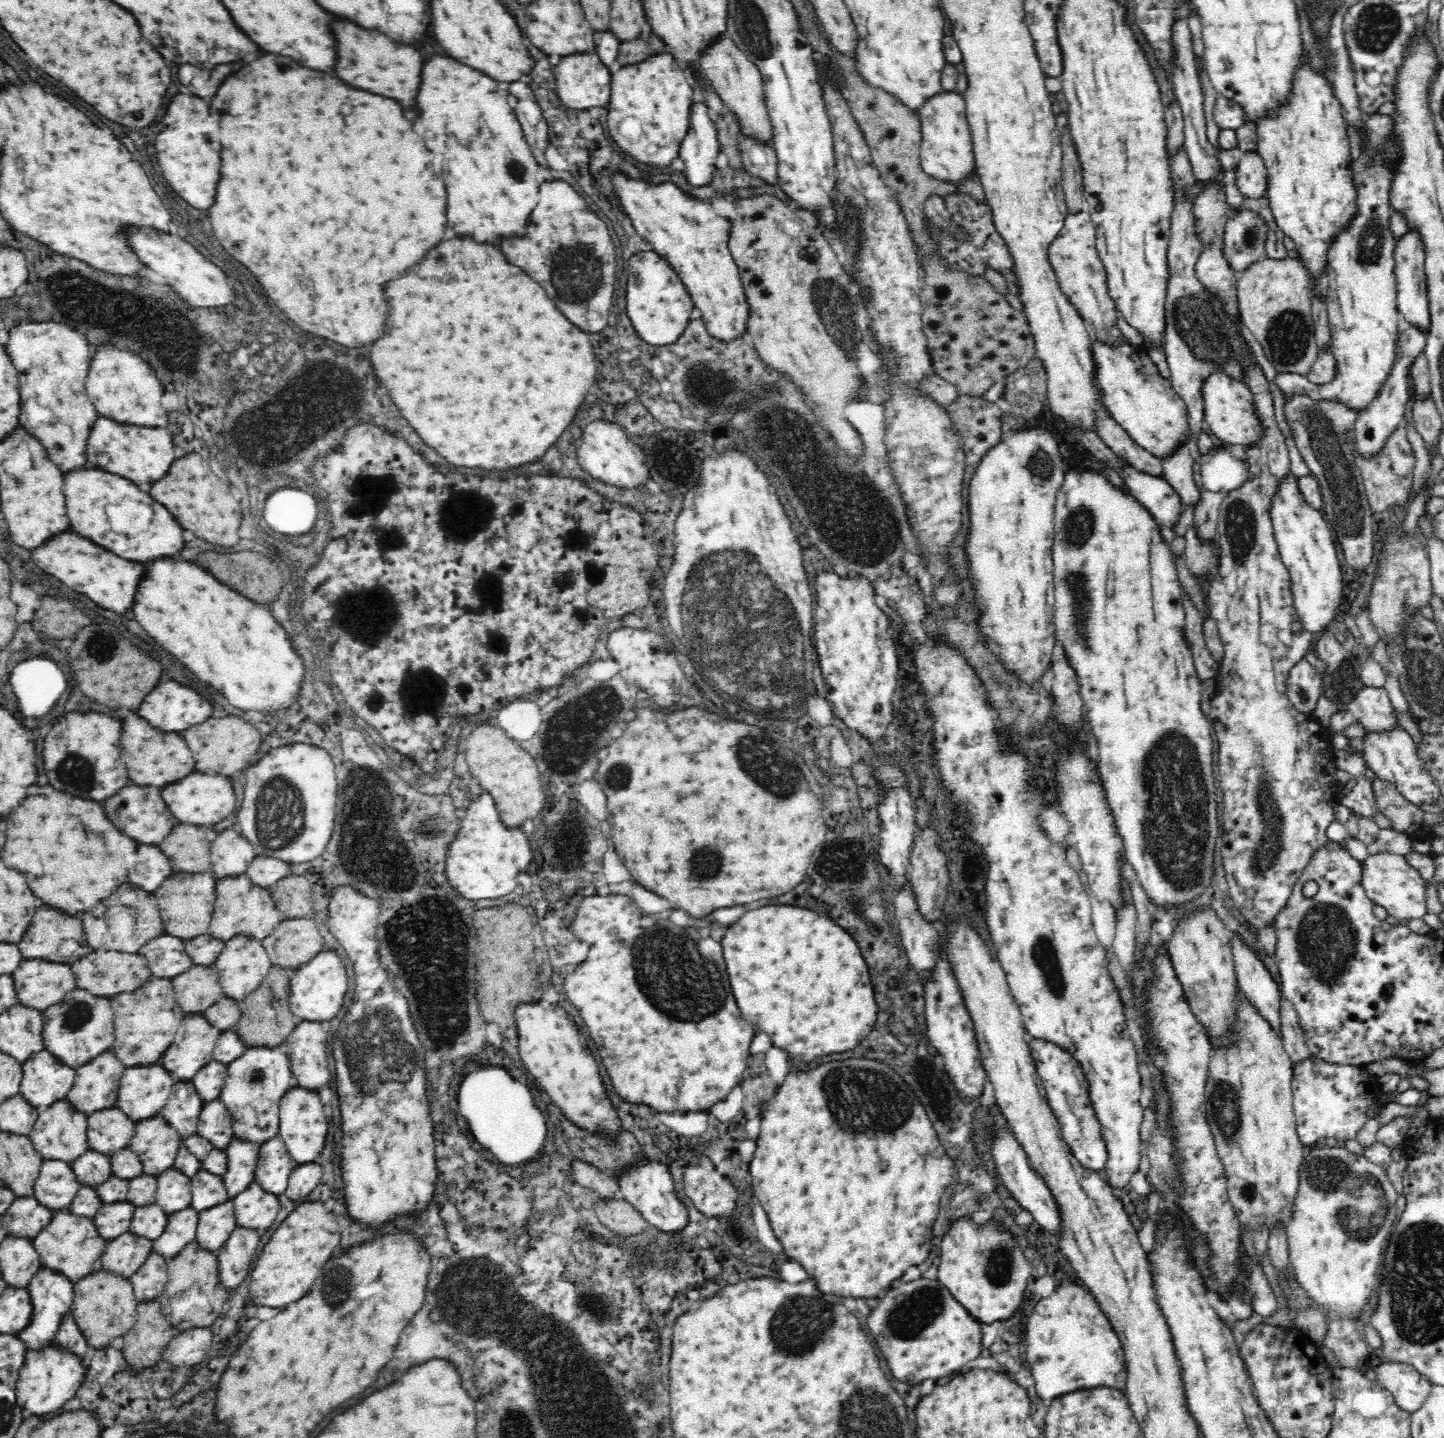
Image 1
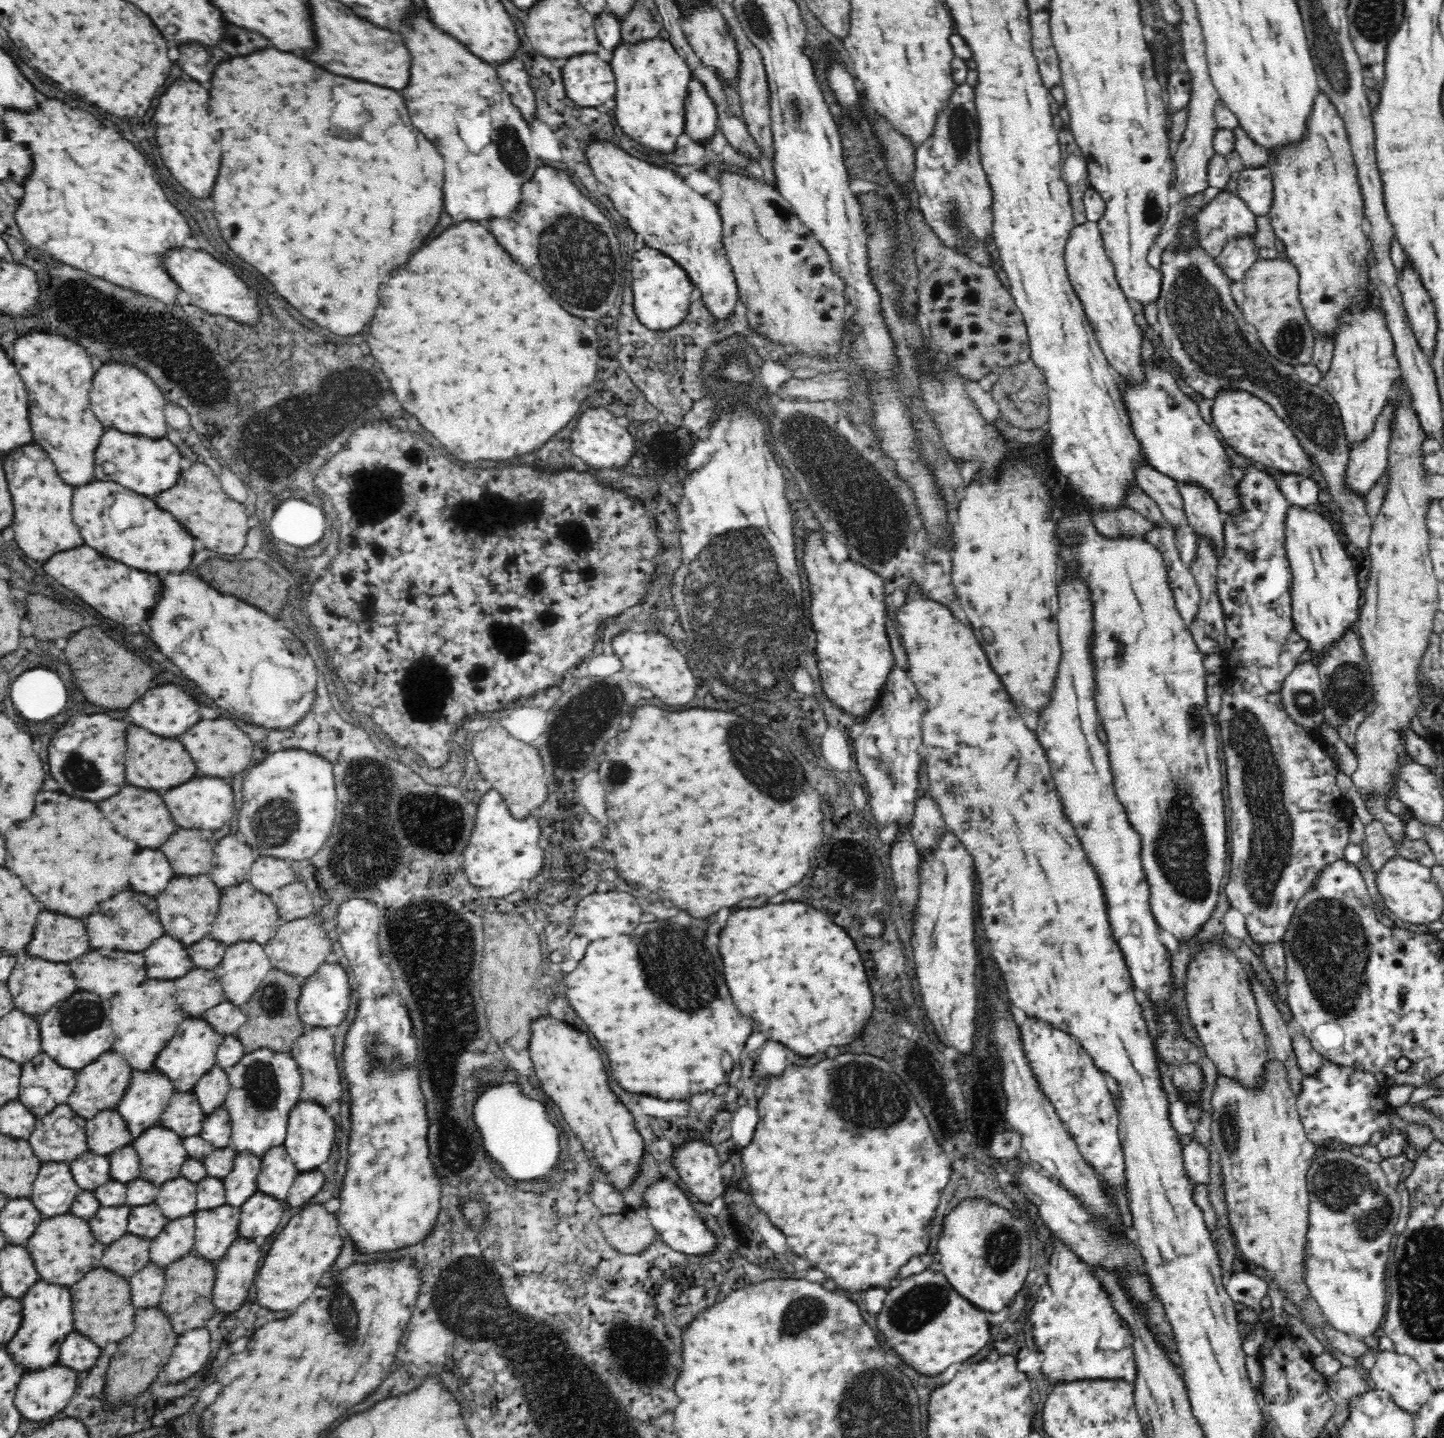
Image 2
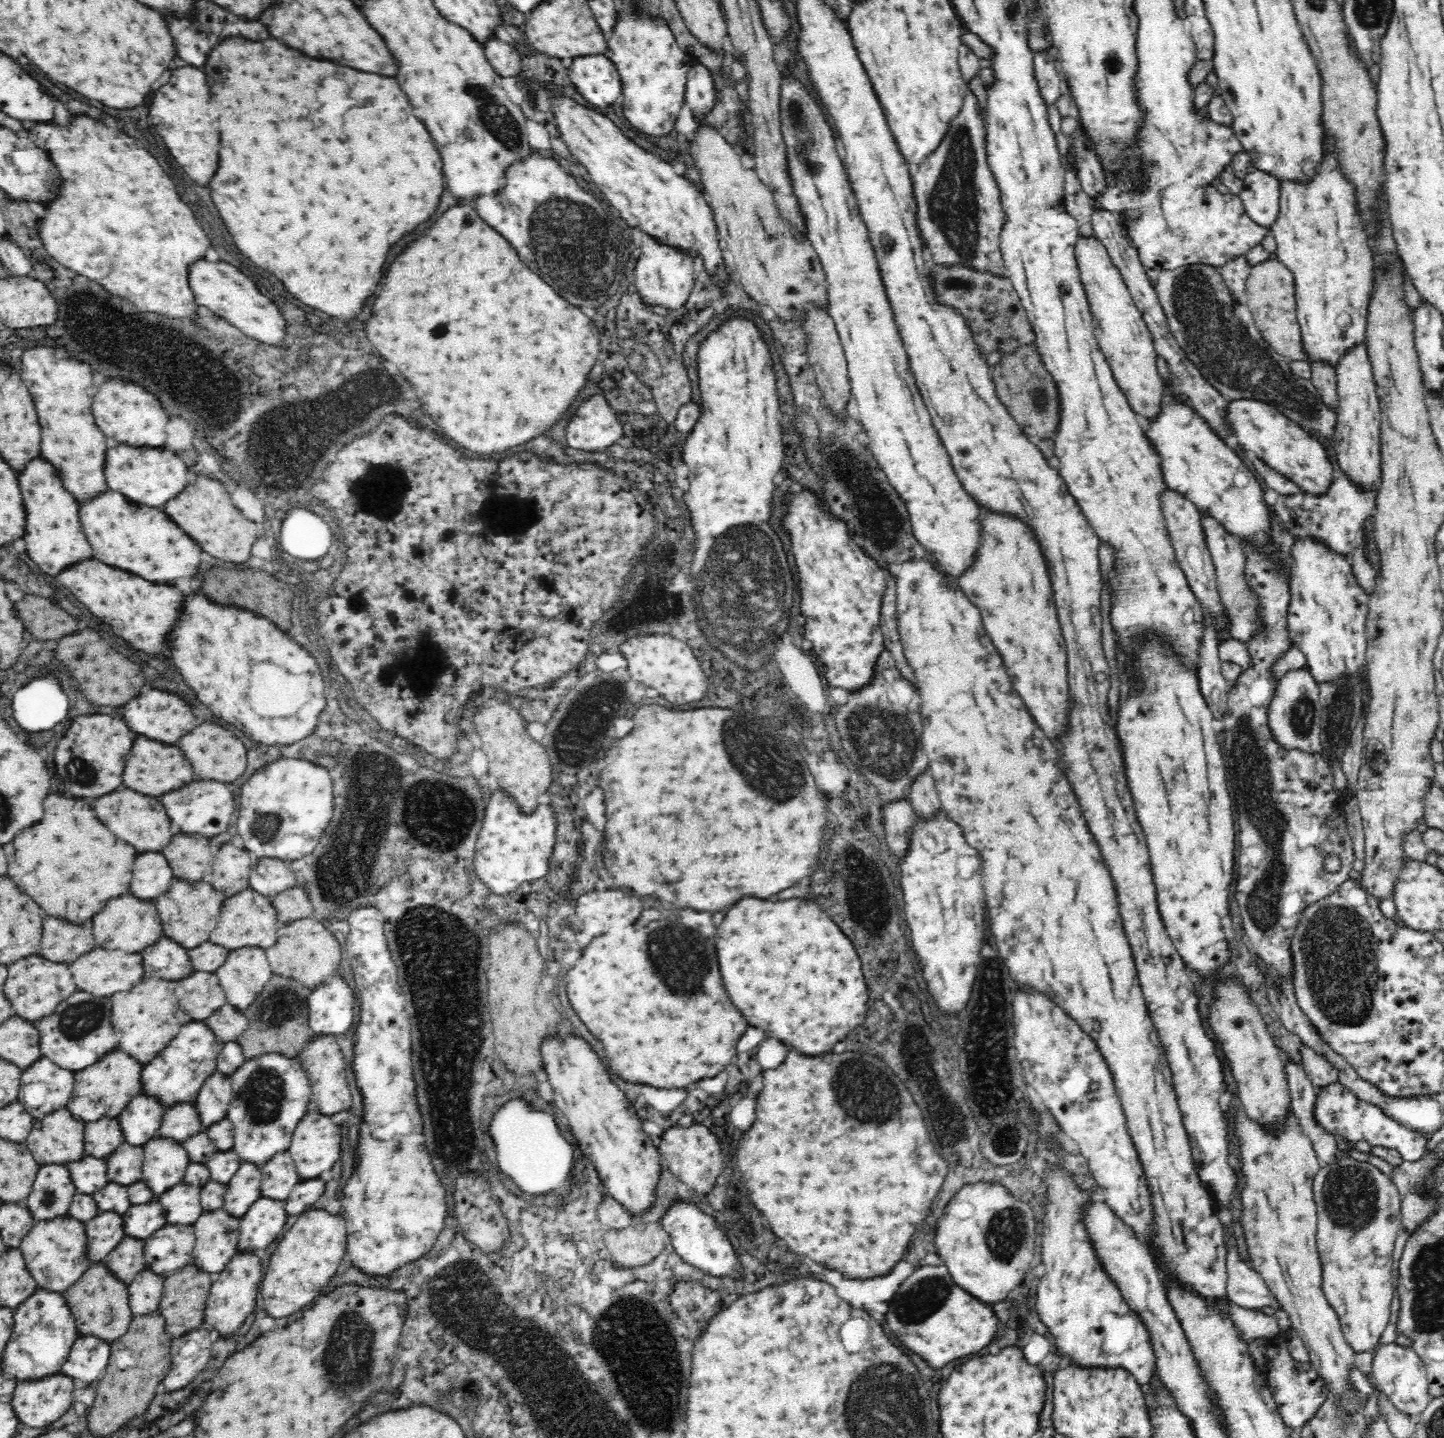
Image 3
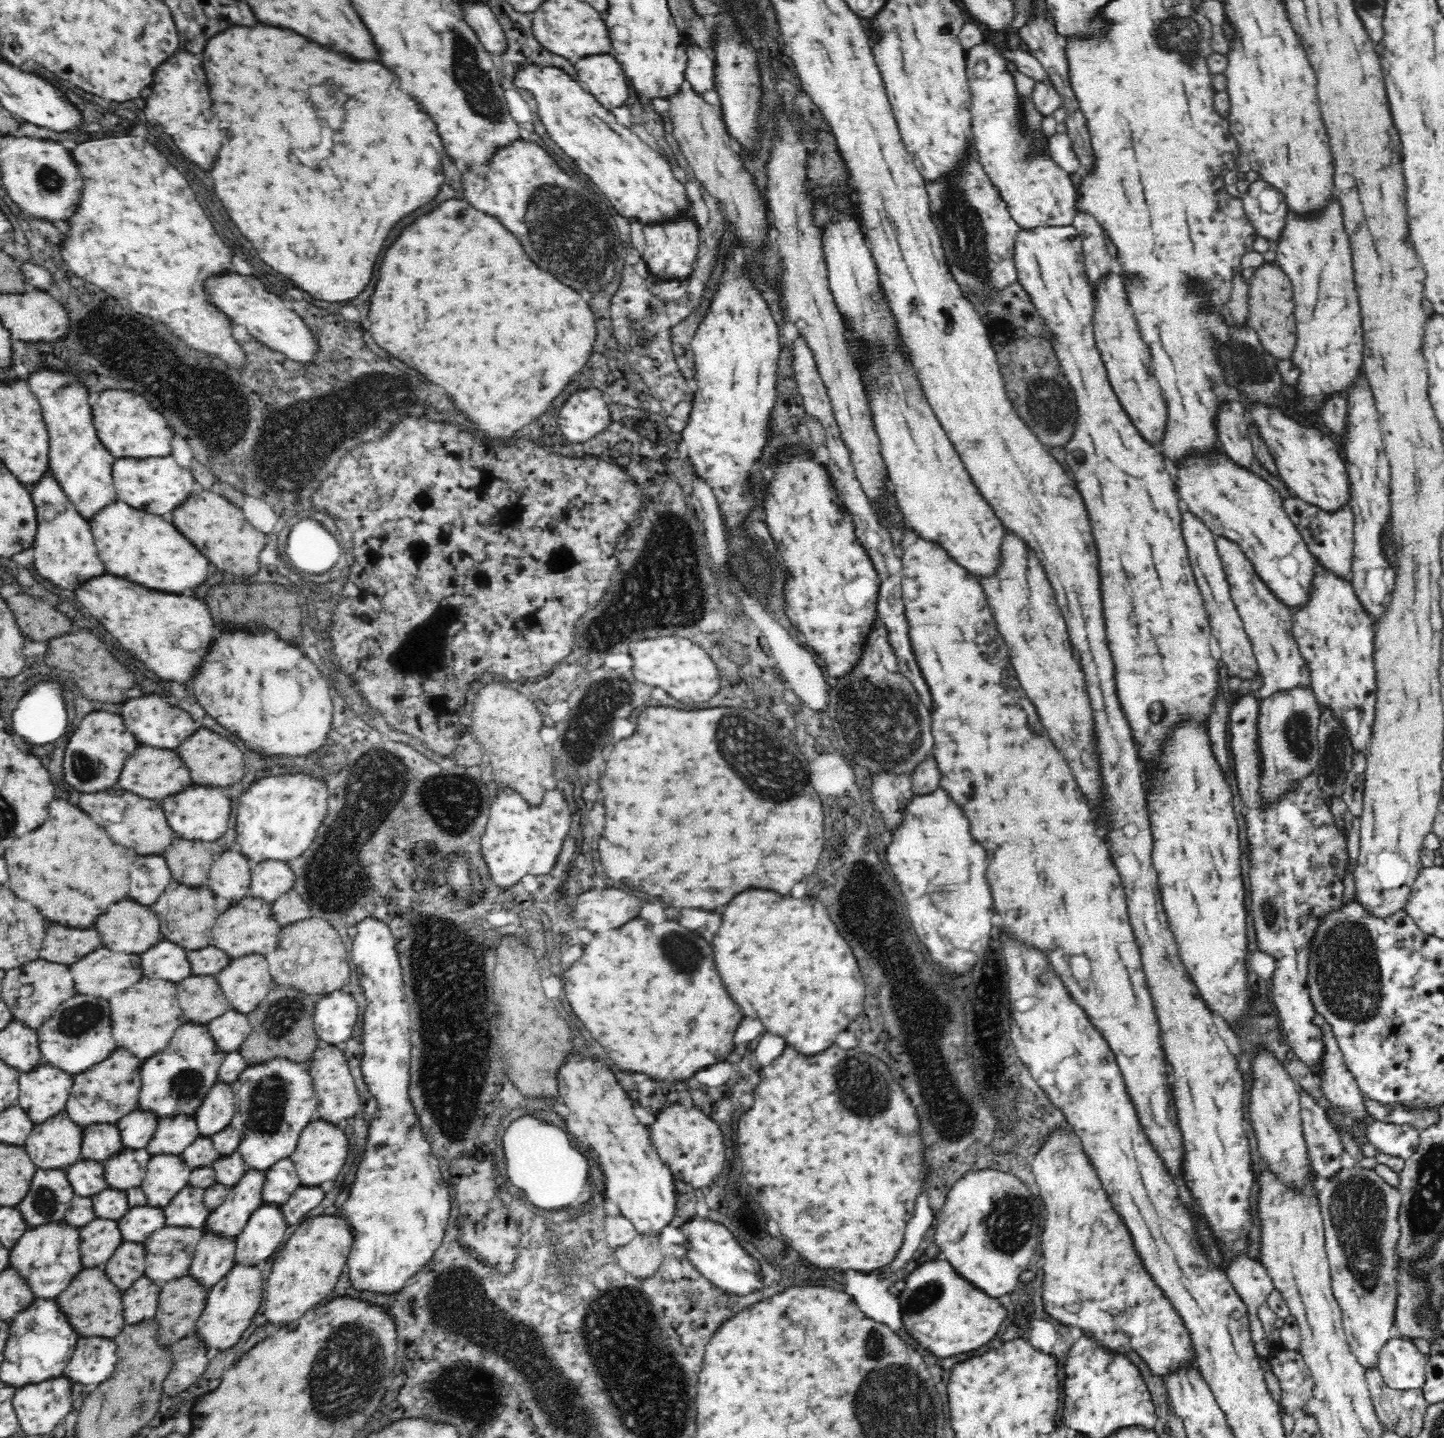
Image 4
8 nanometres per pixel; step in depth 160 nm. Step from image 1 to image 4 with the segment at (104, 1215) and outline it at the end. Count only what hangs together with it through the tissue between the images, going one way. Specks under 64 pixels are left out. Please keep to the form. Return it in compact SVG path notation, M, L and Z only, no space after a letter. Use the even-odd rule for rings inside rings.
M94 1220L80 1228L80 1260L82 1268L106 1264L114 1250L122 1244L120 1230L114 1220Z

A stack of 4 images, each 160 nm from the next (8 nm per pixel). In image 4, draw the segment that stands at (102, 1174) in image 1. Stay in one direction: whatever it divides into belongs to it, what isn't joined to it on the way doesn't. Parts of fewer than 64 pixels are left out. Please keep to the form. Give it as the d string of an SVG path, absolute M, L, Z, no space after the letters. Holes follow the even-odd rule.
M76 1162L66 1168L66 1176L74 1188L76 1196L92 1196L106 1190L106 1180L102 1176L102 1166L96 1162Z

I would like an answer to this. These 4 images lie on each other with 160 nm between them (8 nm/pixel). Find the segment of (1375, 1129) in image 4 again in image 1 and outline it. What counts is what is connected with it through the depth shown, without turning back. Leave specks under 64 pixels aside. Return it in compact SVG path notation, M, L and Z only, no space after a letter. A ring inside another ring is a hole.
M1314 1056L1294 1064L1291 1087L1298 1135L1307 1147L1328 1136L1340 1142L1356 1140L1358 1132L1370 1120L1368 1108L1380 1104L1383 1094L1378 1076L1370 1074L1365 1066L1332 1064Z

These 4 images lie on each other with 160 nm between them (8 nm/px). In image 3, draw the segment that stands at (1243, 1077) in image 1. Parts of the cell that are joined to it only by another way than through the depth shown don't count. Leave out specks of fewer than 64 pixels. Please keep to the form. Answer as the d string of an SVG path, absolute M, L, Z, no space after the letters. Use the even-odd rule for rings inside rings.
M1242 1106L1234 1110L1234 1134L1240 1150L1241 1174L1245 1178L1240 1223L1251 1266L1266 1280L1281 1308L1288 1313L1293 1329L1308 1350L1309 1362L1321 1380L1324 1395L1335 1400L1337 1416L1363 1414L1367 1402L1359 1397L1350 1378L1357 1354L1348 1344L1338 1313L1323 1292L1323 1262L1316 1240L1318 1211L1313 1195L1314 1179L1322 1164L1311 1140L1302 1132L1292 1112L1285 1131L1275 1139L1248 1119Z

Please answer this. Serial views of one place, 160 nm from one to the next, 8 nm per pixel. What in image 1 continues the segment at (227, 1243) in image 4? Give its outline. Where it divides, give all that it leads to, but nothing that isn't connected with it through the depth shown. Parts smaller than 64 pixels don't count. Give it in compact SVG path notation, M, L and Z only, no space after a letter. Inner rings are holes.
M233 1202L218 1204L212 1210L202 1210L198 1218L198 1238L200 1248L215 1253L226 1244L226 1236L234 1230Z

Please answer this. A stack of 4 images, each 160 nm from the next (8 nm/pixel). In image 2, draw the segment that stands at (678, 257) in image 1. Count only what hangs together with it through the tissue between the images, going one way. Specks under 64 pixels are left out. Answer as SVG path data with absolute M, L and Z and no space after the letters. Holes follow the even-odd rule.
M590 135L583 150L596 180L606 186L614 208L630 222L628 228L634 230L646 247L666 253L686 269L715 318L728 318L734 313L739 294L721 239L722 221L717 205L686 185L682 175L673 169L630 156L612 139Z

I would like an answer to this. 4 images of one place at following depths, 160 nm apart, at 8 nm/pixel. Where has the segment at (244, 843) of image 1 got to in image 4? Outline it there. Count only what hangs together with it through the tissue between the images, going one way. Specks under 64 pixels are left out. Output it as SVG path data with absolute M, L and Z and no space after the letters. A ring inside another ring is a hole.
M223 852L214 862L208 875L206 888L222 902L238 904L244 897L250 897L251 863L240 852Z

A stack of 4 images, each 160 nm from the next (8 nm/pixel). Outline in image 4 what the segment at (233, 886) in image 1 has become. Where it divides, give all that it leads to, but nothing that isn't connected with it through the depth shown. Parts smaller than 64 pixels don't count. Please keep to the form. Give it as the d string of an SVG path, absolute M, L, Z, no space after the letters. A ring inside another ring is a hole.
M254 896L244 897L234 908L228 908L212 928L210 946L220 948L228 958L240 958L246 954L266 955L278 946L276 934L280 932L271 911L271 903Z

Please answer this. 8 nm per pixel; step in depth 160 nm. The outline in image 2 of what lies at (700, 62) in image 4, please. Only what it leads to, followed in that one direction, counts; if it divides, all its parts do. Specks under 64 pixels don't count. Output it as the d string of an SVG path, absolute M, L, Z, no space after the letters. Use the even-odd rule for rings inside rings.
M691 75L685 100L686 134L702 146L701 142L715 131L717 124L717 110L713 99L707 94L704 83Z

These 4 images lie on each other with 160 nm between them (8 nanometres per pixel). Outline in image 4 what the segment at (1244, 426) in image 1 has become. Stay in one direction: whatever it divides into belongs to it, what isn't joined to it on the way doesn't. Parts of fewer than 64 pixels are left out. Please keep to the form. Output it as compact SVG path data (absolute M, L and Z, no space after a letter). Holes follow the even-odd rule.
M1252 402L1246 405L1246 416L1261 431L1274 456L1276 472L1294 494L1324 512L1340 512L1350 502L1350 475L1342 448L1316 428L1306 427L1284 414L1278 407Z

